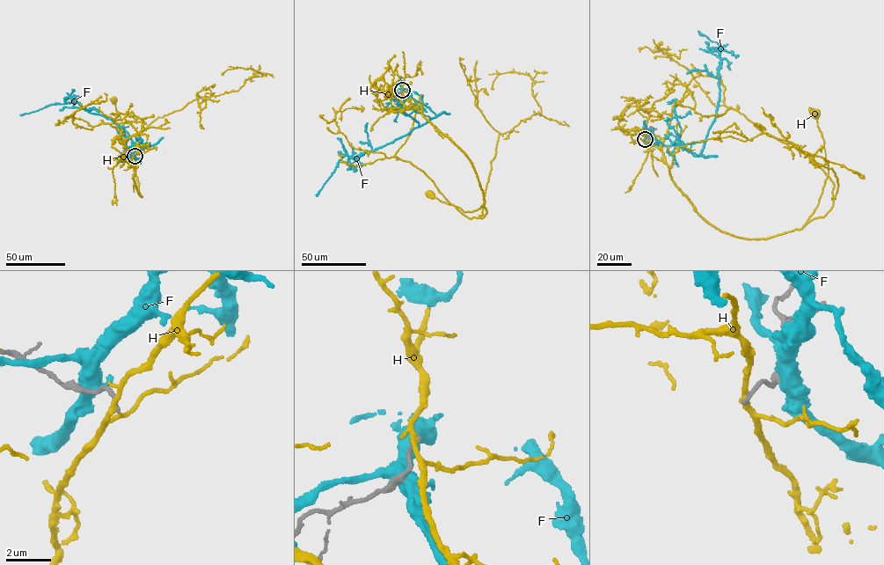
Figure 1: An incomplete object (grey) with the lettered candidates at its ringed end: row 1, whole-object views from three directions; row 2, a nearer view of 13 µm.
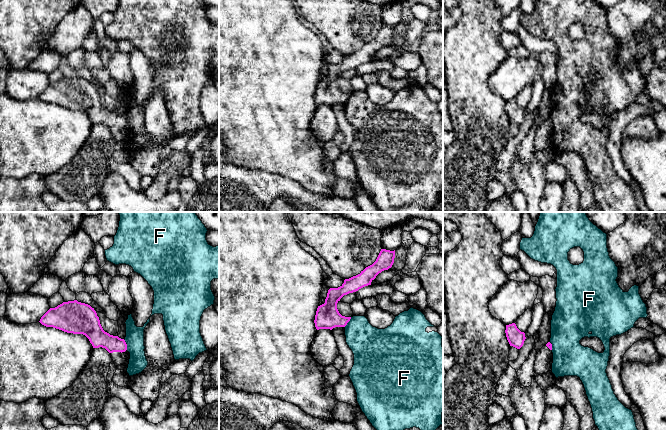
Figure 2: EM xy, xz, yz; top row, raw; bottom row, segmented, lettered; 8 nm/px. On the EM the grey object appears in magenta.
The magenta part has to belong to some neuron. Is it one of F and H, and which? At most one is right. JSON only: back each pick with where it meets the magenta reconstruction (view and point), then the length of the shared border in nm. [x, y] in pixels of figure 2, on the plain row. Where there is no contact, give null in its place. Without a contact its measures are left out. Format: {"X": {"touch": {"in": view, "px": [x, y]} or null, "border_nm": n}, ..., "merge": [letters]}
{"merge": []}

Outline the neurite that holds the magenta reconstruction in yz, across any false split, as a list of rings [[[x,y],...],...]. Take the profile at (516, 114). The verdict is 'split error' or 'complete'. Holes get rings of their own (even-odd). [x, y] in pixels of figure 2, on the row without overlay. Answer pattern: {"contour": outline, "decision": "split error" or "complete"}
{"contour": [[[515,99],[506,101],[505,109],[510,122],[517,125],[520,125],[523,122],[526,115],[525,109],[521,108]]], "decision": "complete"}

